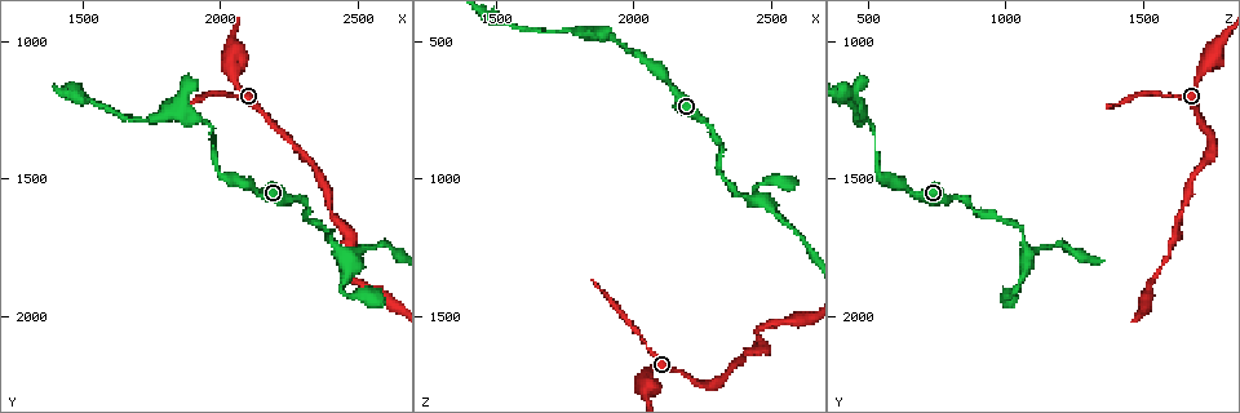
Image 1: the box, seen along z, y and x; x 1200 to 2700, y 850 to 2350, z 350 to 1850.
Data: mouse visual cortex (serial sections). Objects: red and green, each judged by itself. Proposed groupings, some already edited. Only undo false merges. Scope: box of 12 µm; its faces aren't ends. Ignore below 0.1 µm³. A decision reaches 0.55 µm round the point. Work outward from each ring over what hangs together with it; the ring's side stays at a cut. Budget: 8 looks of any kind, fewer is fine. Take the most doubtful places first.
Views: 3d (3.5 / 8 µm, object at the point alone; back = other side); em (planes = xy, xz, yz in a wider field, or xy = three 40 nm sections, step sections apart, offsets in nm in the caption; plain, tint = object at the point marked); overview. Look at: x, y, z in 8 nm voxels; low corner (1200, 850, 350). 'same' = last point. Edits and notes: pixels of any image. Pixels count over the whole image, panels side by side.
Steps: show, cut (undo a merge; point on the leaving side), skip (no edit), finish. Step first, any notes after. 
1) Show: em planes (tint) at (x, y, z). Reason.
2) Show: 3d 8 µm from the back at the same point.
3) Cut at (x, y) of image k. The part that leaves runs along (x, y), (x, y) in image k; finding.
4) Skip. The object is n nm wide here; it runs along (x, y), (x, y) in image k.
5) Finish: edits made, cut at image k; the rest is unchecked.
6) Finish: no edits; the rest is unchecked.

Show: 3d 3.5 µm at (2450, 1760, 1080). Thin neck.

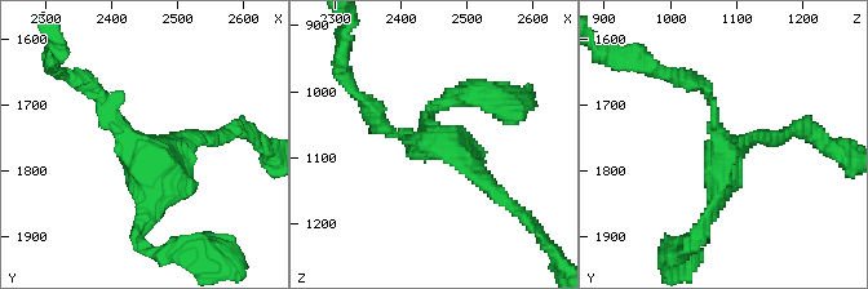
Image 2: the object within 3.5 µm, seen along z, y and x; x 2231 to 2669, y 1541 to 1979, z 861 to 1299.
Show: em xy step 3 (tint) at (2445, 1765, 1075). Shape alone is not enough.

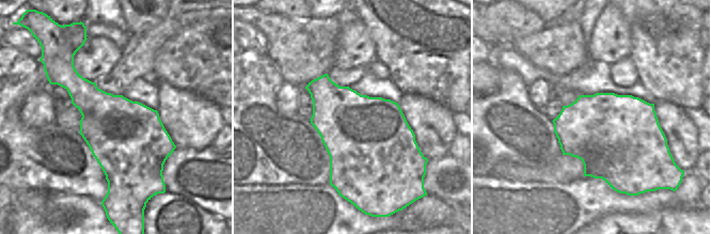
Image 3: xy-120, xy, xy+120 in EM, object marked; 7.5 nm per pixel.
Skip. It runs along (89, 84), (145, 159), (137, 231) in image 2; all the same cell.

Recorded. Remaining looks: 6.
Show: 3d 3.5 µm at (2040, 1020, 1770). Abrupt turn.

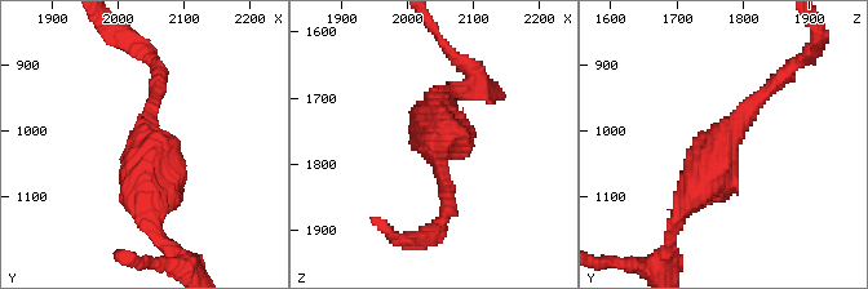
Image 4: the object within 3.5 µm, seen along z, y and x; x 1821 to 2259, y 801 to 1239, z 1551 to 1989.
Show: em xy step 2 (plain) at (2040, 1025, 1765). Now the EM.

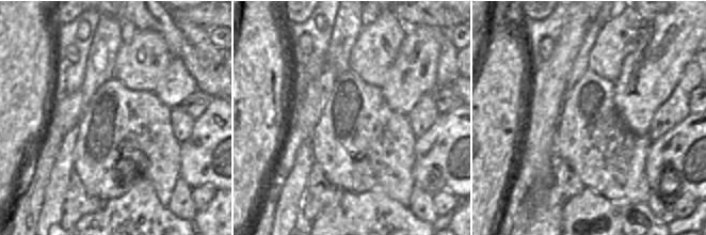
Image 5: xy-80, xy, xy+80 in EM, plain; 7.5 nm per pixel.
Show: em xy step 2 (tint) at the same point.

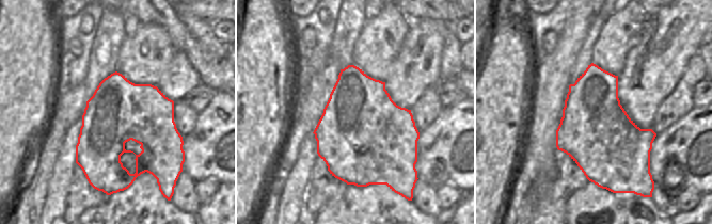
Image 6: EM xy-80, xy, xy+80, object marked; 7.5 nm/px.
Skip. It runs along (439, 99), (424, 139), (472, 136) in image 4; all the same cell.

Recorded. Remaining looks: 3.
Show: 3d 3.5 µm at (1860, 1270, 470). A fork.

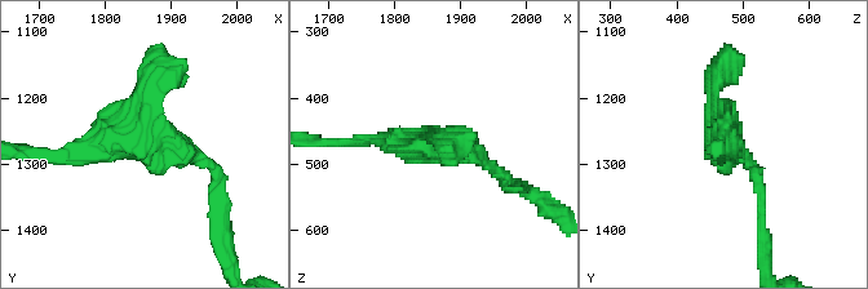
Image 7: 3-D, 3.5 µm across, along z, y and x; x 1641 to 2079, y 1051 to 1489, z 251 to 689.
Show: em xy step 2 (tint) at (1855, 1260, 470).

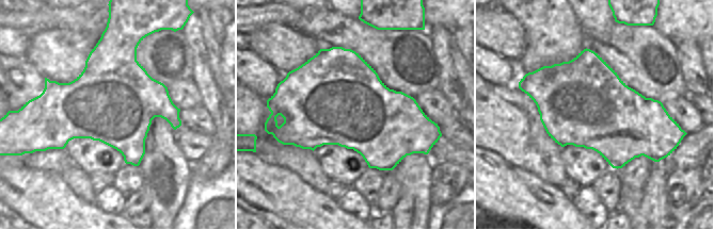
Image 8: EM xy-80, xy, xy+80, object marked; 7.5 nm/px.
Skip. The object is 700 nm wide here; it runs along (503, 176), (468, 149), (348, 142) in image 7; one cell here.

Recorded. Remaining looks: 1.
Finish: no edits; the rest is unchecked.

